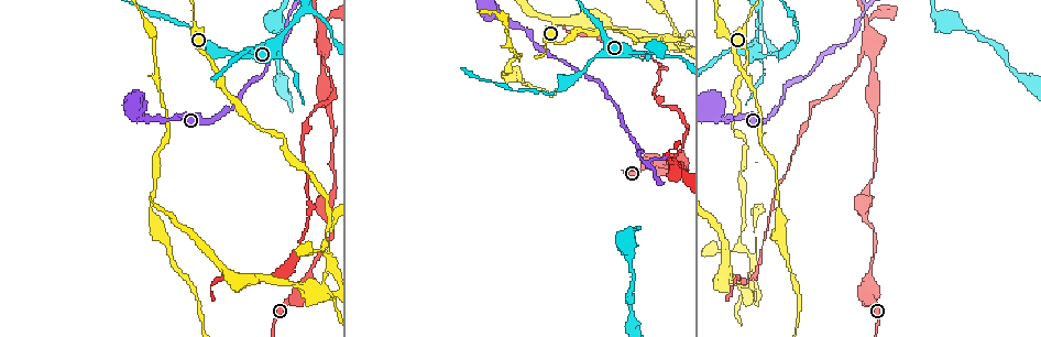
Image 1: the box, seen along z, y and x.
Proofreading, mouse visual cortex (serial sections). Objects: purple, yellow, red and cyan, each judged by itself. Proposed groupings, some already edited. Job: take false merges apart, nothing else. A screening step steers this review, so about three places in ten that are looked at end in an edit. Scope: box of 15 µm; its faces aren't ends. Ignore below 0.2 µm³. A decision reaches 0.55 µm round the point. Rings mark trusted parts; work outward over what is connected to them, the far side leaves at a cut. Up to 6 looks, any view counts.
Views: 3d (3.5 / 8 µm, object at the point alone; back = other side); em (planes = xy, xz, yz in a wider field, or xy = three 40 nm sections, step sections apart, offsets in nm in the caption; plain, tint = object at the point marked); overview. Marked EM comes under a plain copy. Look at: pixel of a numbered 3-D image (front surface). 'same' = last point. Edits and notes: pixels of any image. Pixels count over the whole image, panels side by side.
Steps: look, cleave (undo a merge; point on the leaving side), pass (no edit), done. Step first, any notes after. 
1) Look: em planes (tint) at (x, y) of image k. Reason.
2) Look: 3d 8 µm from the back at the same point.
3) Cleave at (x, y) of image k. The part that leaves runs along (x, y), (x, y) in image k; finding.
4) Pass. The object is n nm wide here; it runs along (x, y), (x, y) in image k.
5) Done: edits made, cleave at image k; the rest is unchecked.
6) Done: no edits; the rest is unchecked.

Look: 3d 3.5 µm at (606, 29) of image 1. Calibre changes.

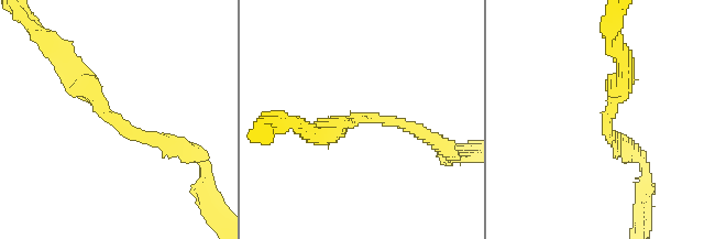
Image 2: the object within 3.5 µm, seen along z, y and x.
Look: em xy step 3 (tint) at (353, 119) of image 2. The arms are 150, 300 nm wide; shape alone is not enough.

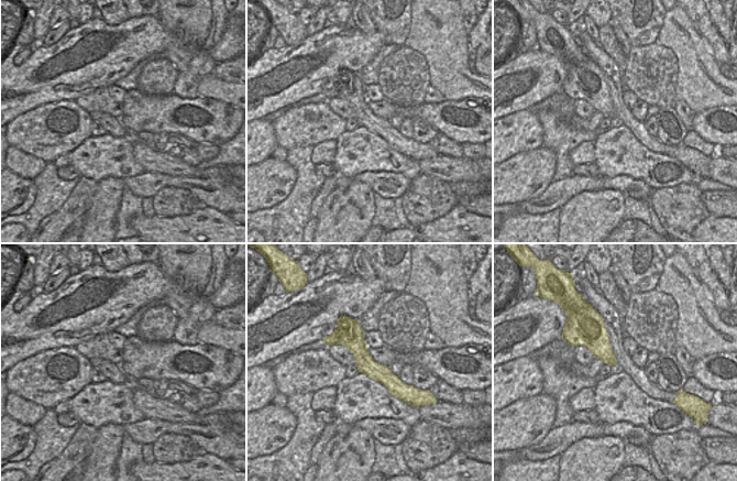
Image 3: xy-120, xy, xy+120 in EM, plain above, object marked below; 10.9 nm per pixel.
Pass. It runs along (63, 55), (110, 117), (171, 140) in image 2; all the same cell.

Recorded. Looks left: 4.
Look: 3d 8 µm from the back at (711, 108) of image 1. Sharp bend.

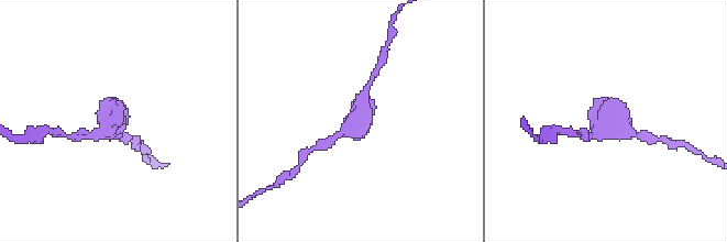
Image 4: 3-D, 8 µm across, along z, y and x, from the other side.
Look: em xy step 1 (tint) at (355, 122) of image 4. Need the tissue.

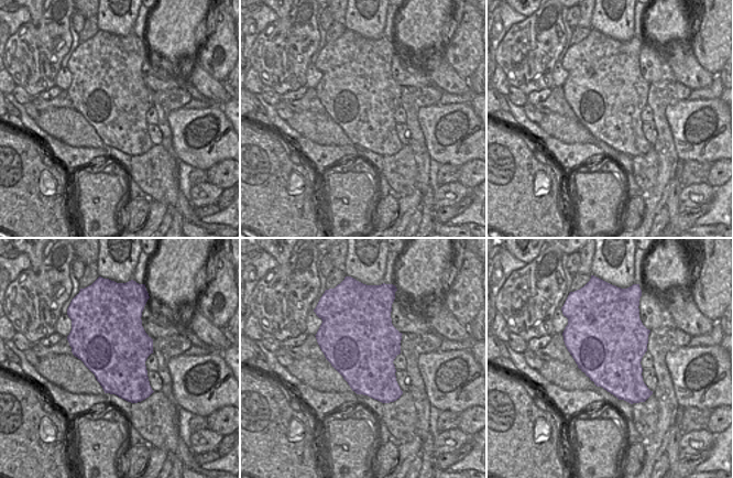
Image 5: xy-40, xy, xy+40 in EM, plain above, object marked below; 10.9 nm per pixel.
Pass. It runs along (333, 139), (359, 119), (362, 101) in image 4; continuous, no second cell.

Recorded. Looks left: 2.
Look: 3d 3.5 µm at (297, 4) of image 1.

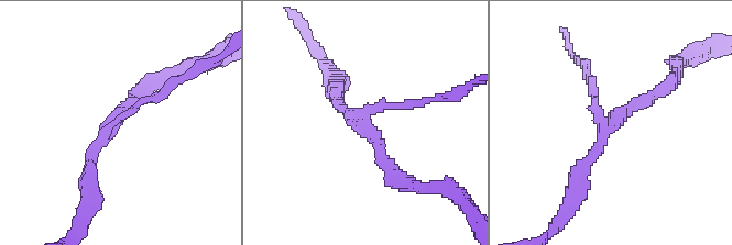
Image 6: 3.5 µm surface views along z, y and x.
Look: em xy step 1 (tint) at (115, 128) of image 6. 3 arms meet here; the arms are 150, 200, 200 nm wide; now the EM.

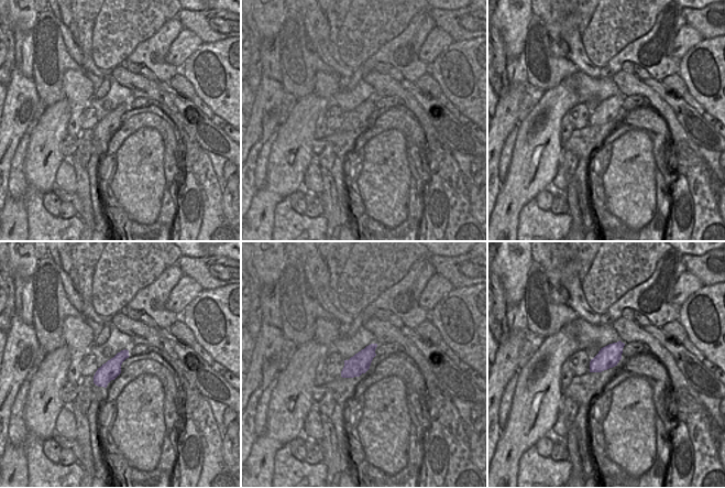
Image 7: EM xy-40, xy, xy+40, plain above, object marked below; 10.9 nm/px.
Pass. It runs along (575, 188), (620, 113), (659, 93) in image 6; one cell here.

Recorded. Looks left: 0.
Done: no edits; the rest is unchecked.

